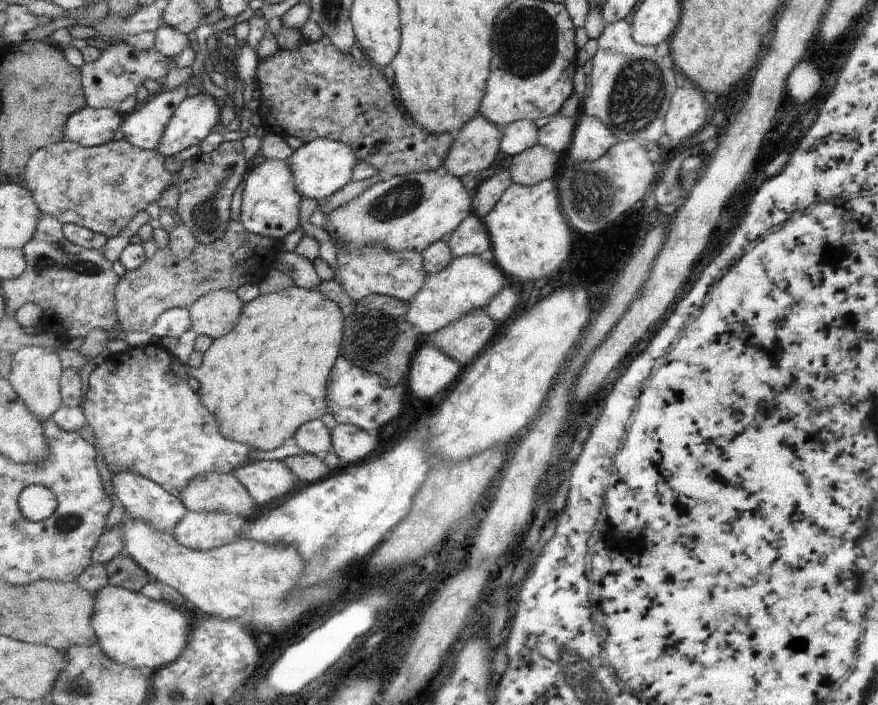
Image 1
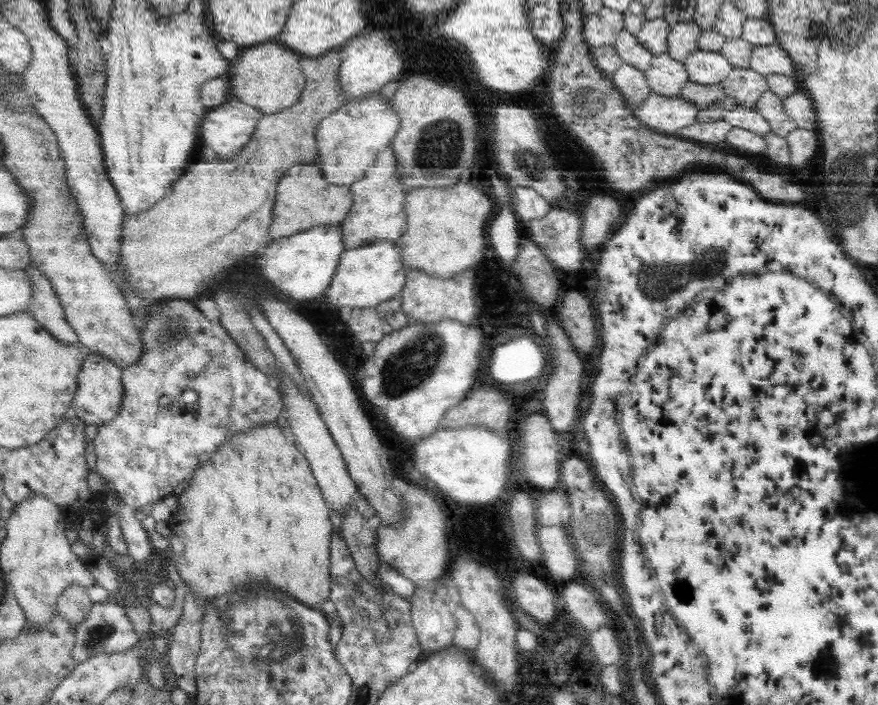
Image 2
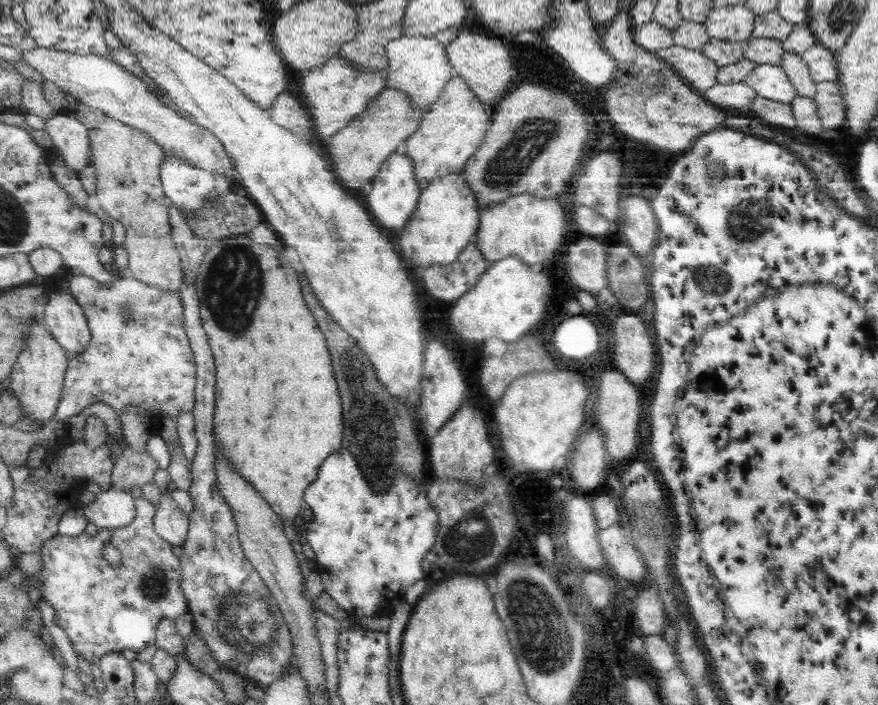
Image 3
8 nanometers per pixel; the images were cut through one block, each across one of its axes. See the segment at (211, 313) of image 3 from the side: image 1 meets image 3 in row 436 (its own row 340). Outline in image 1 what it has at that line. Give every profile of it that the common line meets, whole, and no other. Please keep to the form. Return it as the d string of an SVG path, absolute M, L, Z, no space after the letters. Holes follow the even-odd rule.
M294 285L278 293L269 293L268 295L260 295L249 301L243 307L243 314L239 321L239 326L227 336L227 338L215 339L211 348L204 354L203 364L199 368L190 367L189 375L194 377L200 384L199 396L203 402L207 402L207 406L211 406L211 410L215 410L215 418L219 420L219 426L223 424L223 436L235 442L248 444L255 450L277 450L283 444L293 442L294 436L305 423L323 418L323 414L328 412L329 402L327 400L327 391L330 384L330 376L334 369L335 363L341 354L341 344L345 336L344 328L346 318L342 308L338 302L327 298L321 291L310 291Z

